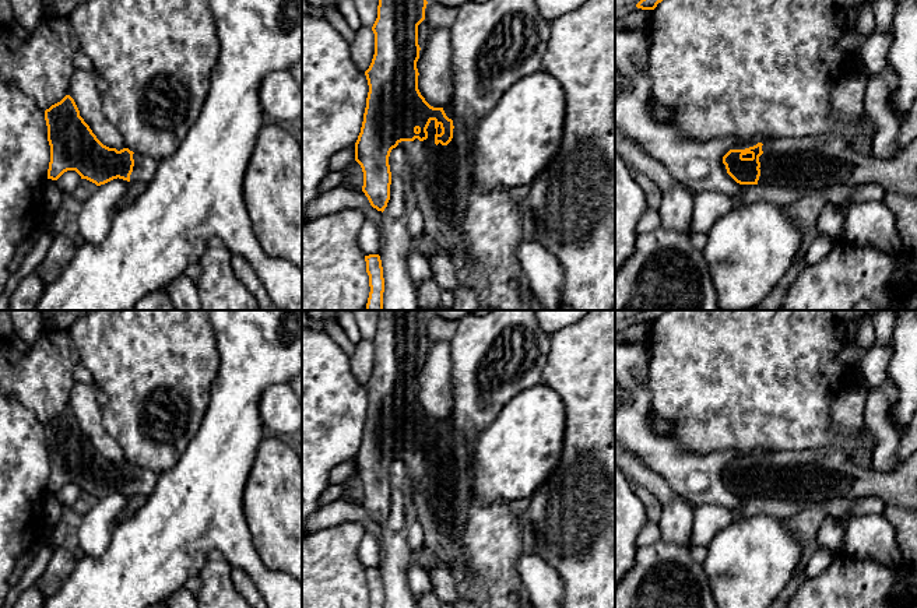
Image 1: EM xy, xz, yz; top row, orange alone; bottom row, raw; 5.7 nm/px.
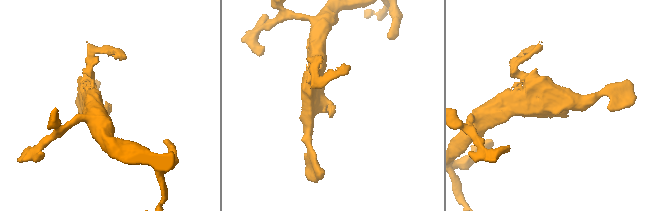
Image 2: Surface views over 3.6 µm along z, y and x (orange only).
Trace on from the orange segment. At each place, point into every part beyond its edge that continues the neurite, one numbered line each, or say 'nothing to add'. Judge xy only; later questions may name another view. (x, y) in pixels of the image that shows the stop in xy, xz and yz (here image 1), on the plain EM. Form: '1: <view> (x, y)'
1: xy (144, 481)

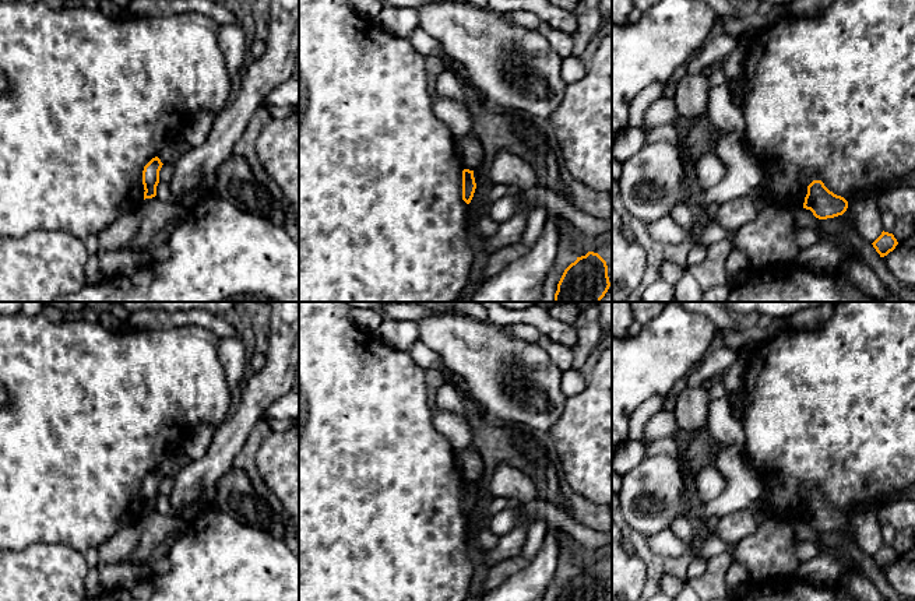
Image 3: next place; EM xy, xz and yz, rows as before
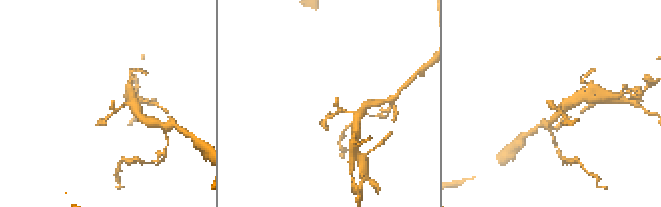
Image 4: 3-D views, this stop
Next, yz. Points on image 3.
nothing to add

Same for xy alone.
nothing to add

